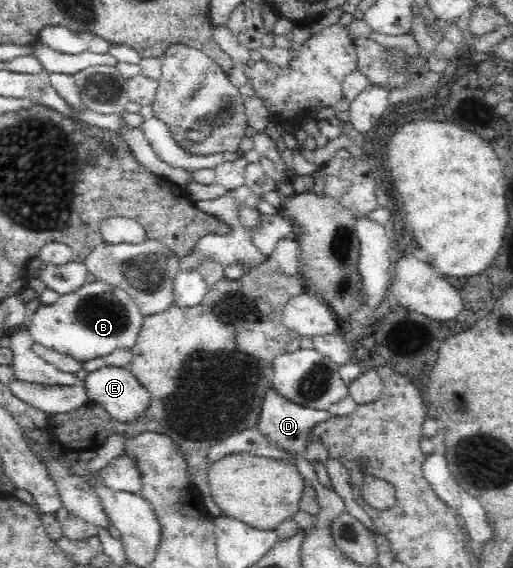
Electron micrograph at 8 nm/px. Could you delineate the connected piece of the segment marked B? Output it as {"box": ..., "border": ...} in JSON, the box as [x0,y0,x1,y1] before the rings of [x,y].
{"box":[28,280,143,362],"border":[[[102,280],[86,282],[78,291],[61,295],[53,305],[43,305],[28,321],[35,344],[66,354],[77,362],[104,357],[117,349],[131,350],[143,326],[140,309],[121,287]]]}

